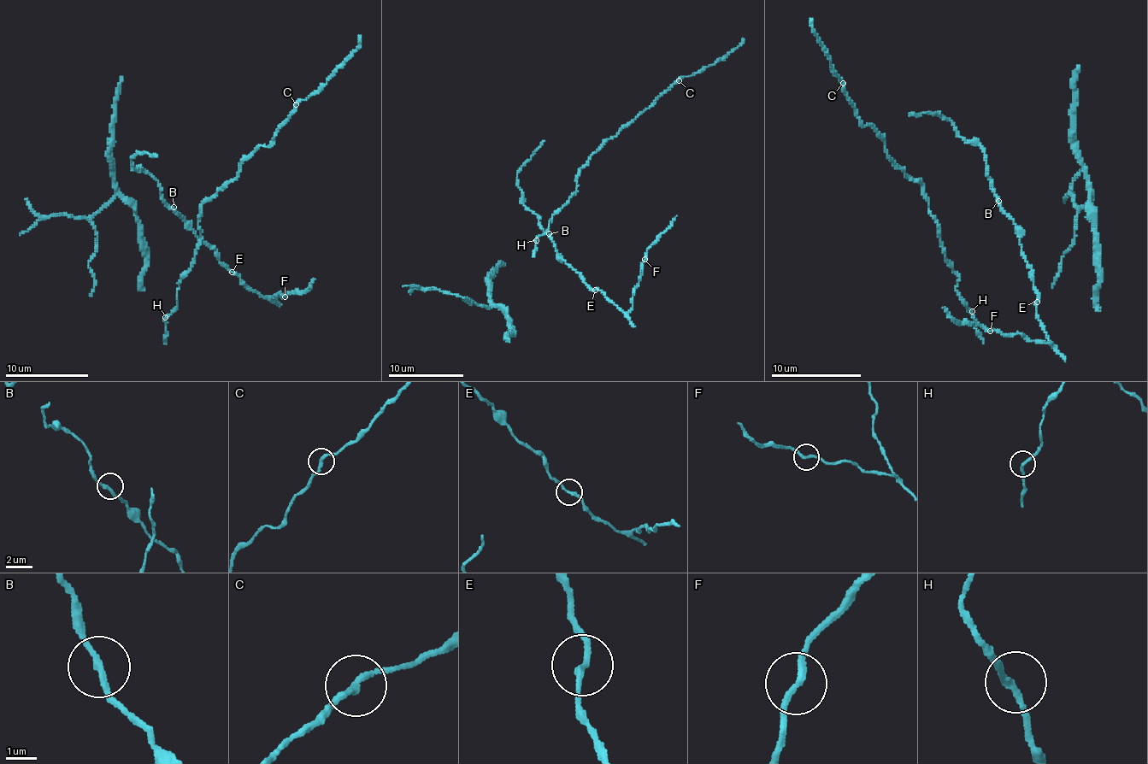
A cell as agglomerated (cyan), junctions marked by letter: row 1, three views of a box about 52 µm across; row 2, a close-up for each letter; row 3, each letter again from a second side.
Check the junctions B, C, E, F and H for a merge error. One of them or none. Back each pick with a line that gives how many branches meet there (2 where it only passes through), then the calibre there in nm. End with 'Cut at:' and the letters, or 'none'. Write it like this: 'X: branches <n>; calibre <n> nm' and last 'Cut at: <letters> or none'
Cut at: none

